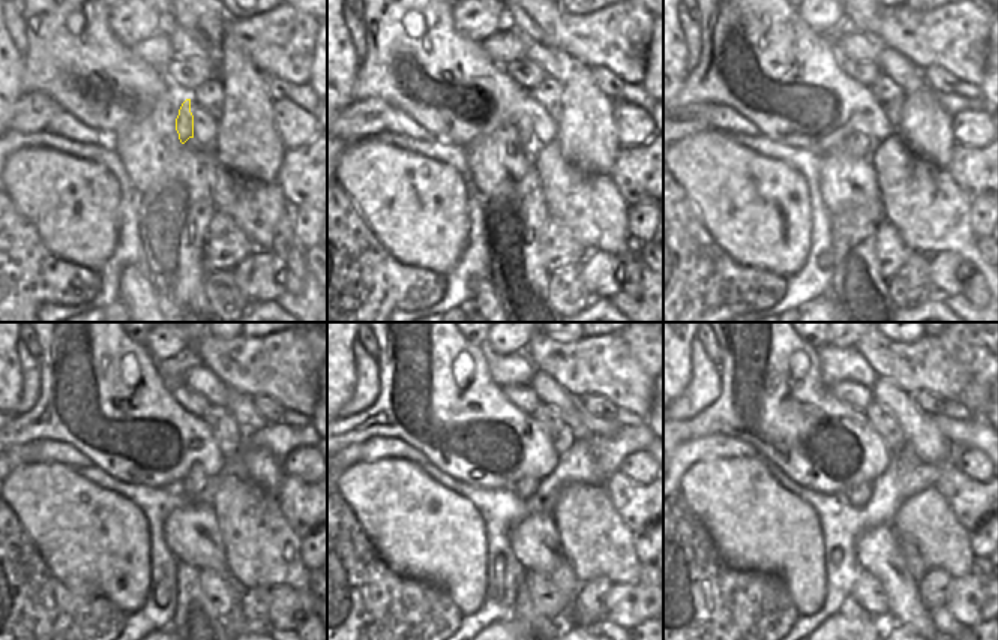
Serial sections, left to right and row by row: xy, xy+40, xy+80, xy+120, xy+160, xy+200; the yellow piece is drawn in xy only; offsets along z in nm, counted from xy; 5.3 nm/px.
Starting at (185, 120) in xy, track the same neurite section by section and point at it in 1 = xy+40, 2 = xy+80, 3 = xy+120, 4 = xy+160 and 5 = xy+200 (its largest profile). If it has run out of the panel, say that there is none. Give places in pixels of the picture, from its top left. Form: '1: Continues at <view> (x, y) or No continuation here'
1: Continues at xy+40 (523, 128)
2: Continues at xy+80 (872, 143)
3: Continues at xy+120 (194, 483)
4: Continues at xy+160 (526, 487)
5: Continues at xy+200 (859, 496).

